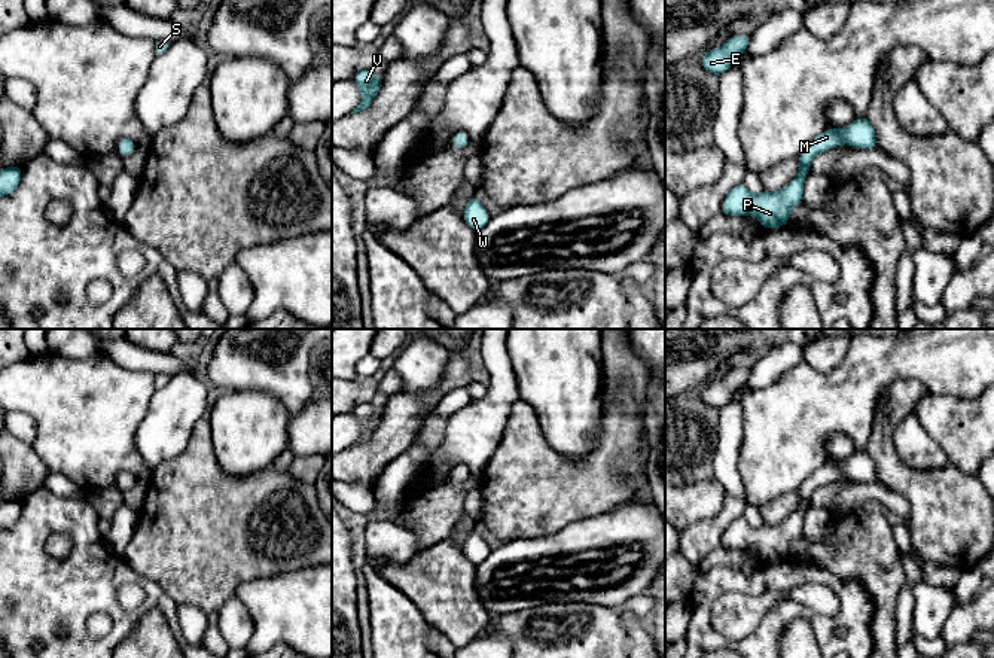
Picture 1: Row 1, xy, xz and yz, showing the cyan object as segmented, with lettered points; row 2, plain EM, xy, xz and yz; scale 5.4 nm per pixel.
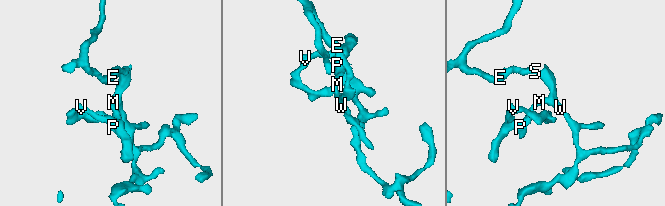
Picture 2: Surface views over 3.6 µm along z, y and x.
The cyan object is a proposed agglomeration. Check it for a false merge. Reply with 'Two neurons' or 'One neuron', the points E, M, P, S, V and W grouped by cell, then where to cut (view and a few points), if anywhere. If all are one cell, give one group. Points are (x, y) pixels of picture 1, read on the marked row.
One neuron. Groups: E M P S V W. No split

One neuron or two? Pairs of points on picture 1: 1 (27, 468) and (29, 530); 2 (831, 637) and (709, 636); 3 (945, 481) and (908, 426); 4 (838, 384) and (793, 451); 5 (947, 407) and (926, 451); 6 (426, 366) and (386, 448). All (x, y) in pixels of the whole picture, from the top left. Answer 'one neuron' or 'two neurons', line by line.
1: two neurons
2: one neuron
3: two neurons
4: one neuron
5: two neurons
6: two neurons

